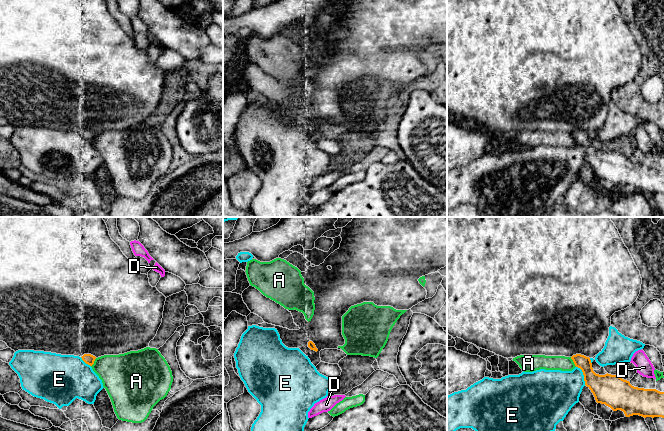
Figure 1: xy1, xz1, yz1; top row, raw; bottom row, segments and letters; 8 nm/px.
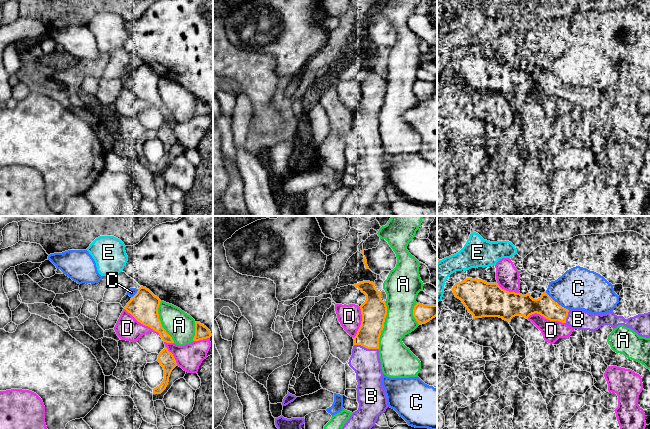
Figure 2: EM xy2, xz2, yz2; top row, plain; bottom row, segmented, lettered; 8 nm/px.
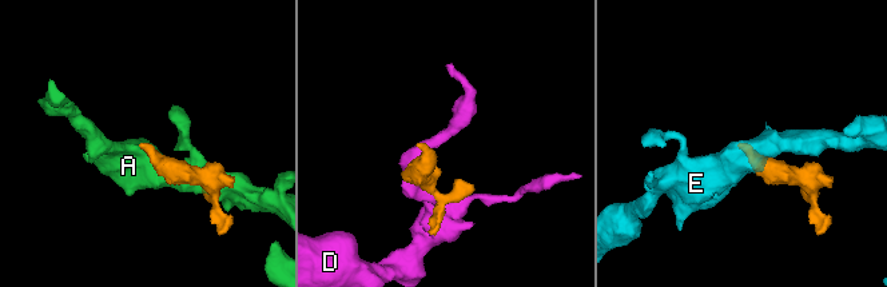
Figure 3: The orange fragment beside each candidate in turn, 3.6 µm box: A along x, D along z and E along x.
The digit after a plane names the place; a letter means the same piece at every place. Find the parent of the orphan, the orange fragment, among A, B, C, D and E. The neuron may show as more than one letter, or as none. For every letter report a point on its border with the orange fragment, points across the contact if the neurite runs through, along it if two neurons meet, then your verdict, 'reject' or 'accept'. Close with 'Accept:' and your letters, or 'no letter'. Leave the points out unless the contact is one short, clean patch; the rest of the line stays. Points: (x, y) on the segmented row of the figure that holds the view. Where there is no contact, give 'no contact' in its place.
A: meets orange in xz2 at (383, 325); reject
B: meets orange in xz2 at (366, 347); accept
C: meets orange in yz2 at (556, 302); reject
D: meets orange in yz2 at (546, 318); reject
E: meets orange in yz1 at (583, 374); reject
Accept: B

